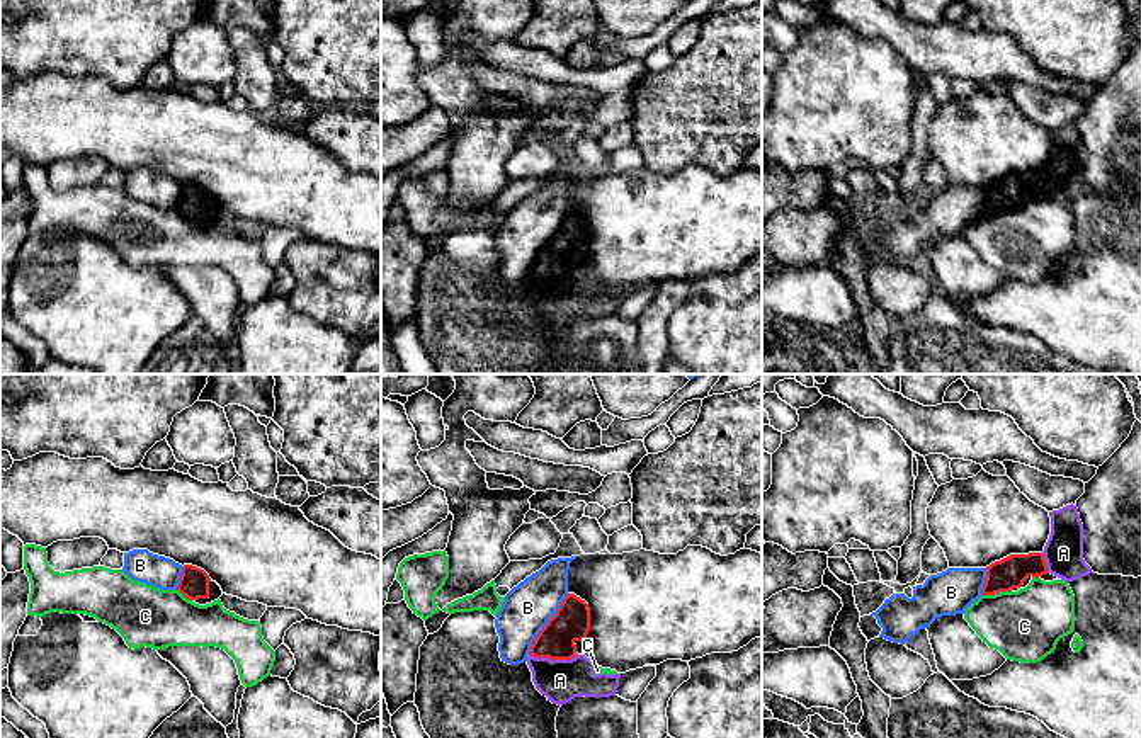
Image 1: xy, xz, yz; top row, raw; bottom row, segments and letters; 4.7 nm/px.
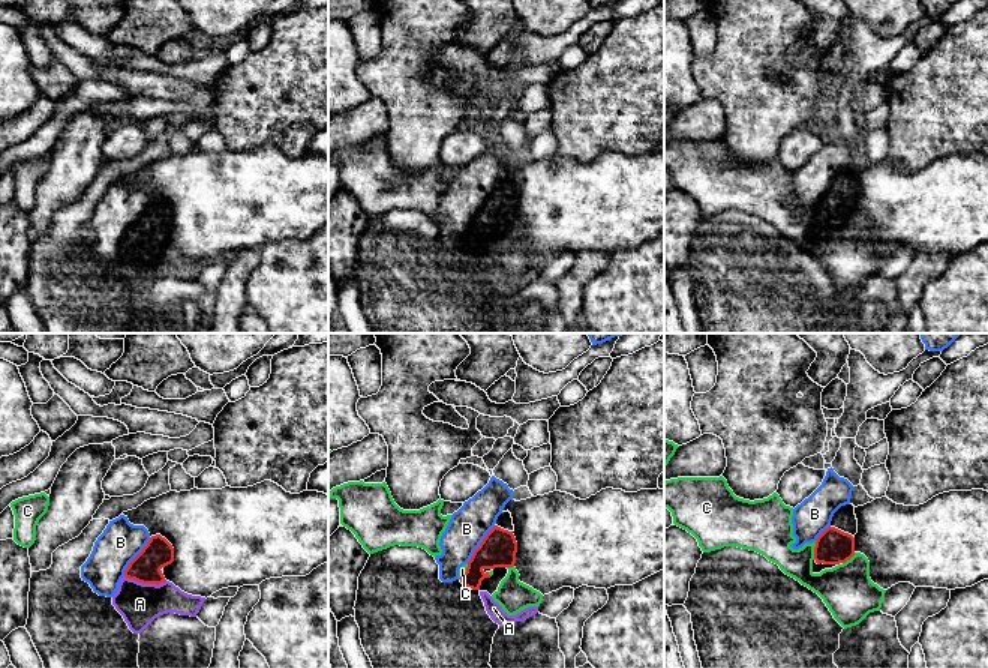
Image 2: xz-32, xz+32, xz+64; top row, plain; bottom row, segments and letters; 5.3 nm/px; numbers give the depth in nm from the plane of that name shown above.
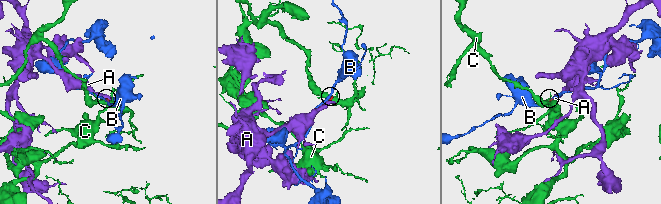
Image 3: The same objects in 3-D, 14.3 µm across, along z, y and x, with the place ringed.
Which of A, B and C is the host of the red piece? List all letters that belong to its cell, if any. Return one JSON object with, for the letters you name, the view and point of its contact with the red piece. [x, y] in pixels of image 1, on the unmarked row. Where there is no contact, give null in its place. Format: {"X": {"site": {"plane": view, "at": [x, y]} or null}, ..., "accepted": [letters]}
{"A": {"site": {"plane": "xz", "at": [553, 278]}}, "accepted": ["A"]}

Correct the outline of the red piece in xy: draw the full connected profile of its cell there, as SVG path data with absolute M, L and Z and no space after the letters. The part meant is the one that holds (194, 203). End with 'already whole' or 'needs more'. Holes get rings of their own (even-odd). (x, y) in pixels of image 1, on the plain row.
M192 184L182 185L182 194L177 209L189 219L206 224L223 214L221 206L209 197L209 194Z; needs more

